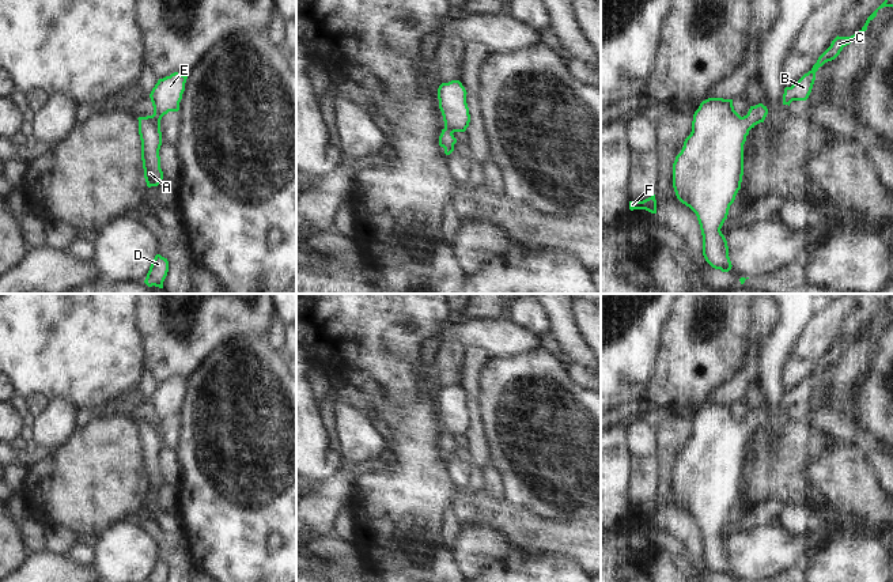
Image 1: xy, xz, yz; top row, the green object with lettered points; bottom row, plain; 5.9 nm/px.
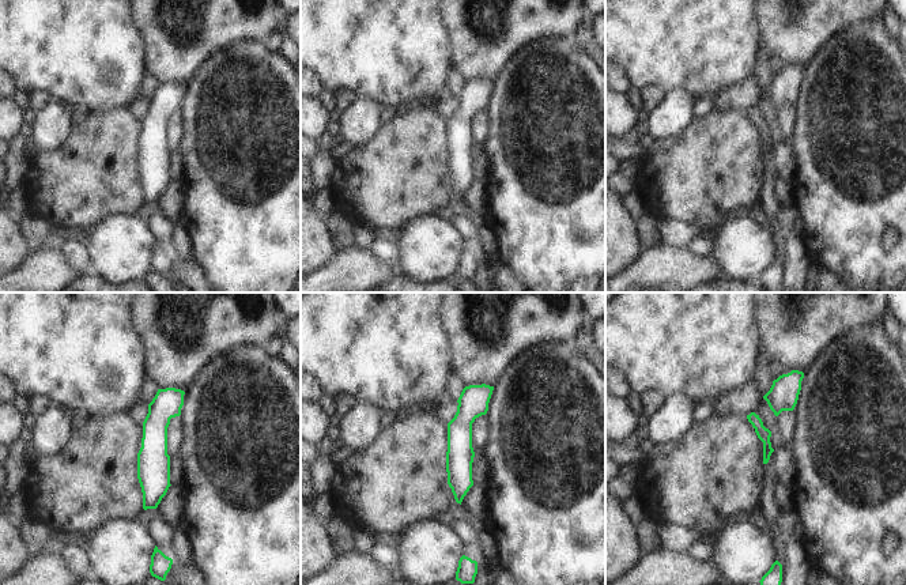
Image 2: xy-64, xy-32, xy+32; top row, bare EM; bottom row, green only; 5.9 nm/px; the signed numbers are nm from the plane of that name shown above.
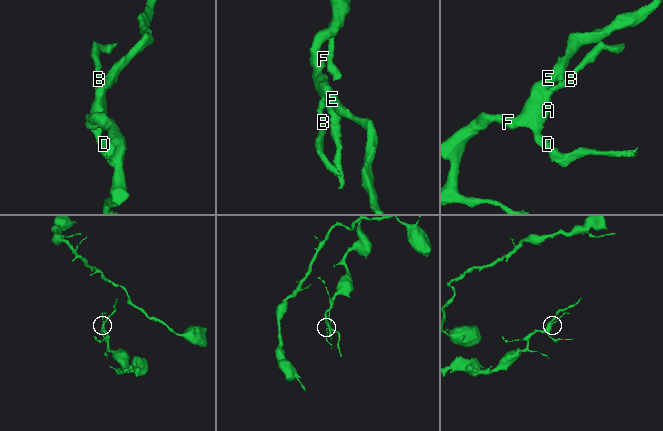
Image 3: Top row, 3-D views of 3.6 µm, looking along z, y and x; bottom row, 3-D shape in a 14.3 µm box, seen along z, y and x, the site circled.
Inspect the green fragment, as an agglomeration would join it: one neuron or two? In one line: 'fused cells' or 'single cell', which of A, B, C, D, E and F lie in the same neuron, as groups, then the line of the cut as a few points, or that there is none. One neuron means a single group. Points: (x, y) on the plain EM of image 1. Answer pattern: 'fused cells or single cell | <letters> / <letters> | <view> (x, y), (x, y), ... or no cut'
single cell | A B C D E F | no cut

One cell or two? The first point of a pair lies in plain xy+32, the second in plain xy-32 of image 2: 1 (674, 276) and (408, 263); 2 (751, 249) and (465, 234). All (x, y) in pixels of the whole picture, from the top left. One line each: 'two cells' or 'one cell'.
1: two cells
2: two cells

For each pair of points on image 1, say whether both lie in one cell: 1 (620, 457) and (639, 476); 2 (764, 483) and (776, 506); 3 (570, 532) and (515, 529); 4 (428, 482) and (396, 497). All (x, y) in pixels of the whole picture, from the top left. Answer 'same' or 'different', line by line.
1: different
2: different
3: same
4: same

